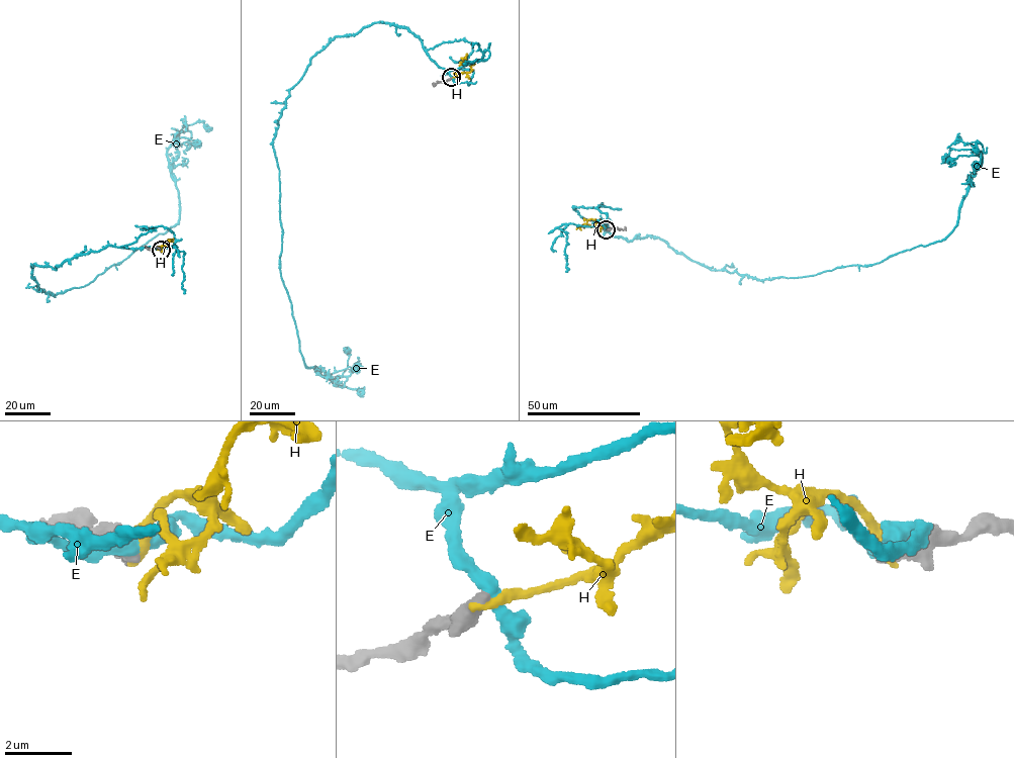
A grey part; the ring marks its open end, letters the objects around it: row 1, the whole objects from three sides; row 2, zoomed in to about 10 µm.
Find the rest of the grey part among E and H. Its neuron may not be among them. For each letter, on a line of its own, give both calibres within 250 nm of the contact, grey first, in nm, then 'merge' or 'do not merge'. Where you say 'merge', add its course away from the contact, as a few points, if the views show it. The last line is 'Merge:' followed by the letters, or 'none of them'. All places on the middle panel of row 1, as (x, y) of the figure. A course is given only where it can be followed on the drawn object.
E: 500/380 nm | do not merge
H: 550/360 nm | do not merge
Merge: none of them

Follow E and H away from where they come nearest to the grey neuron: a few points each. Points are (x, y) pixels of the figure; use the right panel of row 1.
E: (607, 229), (600, 219), (710, 269), (814, 275), (942, 241), (981, 164), (975, 146), (974, 174)
H: (607, 229), (591, 218), (575, 229)

